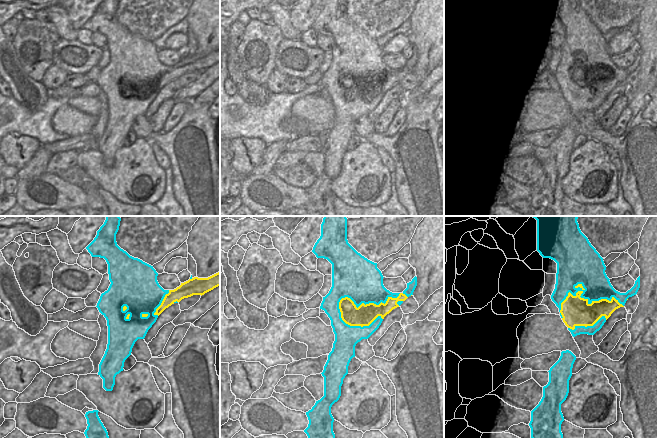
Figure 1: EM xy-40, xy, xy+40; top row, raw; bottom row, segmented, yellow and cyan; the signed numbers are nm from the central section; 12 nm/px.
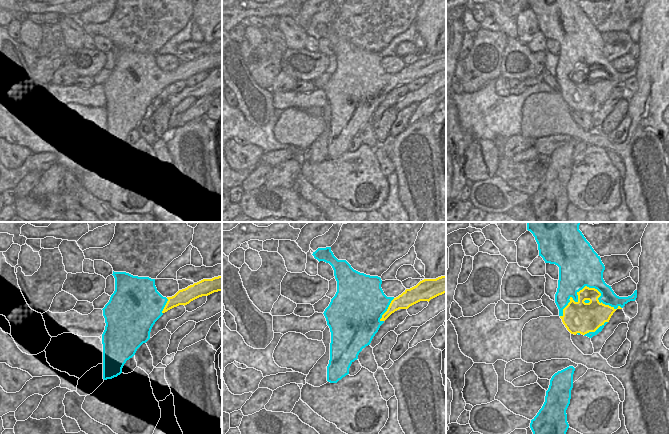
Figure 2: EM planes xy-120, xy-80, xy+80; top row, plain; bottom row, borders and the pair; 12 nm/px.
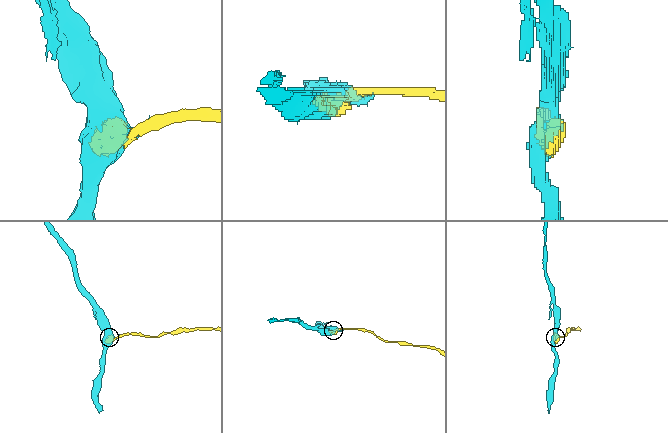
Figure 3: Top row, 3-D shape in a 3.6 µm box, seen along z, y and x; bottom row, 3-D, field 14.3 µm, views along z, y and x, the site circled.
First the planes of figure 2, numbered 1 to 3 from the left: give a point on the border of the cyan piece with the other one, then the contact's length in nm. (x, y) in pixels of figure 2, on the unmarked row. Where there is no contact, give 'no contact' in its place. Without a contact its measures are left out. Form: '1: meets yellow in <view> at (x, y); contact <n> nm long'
1: meets yellow in xy-120 at (165, 82); contact 200 nm long
2: meets yellow in xy-80 at (387, 86); contact 340 nm long
3: meets yellow in xy+80 at (587, 63); contact 750 nm long

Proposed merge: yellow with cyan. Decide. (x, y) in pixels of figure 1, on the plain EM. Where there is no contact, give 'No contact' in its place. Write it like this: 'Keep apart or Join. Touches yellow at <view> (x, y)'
Join. Touches yellow at xy (362, 79)

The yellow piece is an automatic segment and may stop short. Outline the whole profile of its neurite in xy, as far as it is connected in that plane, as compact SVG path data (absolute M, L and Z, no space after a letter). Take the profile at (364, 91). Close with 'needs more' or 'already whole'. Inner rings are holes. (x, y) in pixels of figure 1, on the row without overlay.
M321 0L321 12L312 28L317 34L327 35L332 40L332 63L323 73L320 85L324 86L331 96L335 117L321 149L324 153L324 172L306 188L309 200L304 208L309 216L335 216L331 183L341 172L343 155L348 150L351 135L355 133L356 120L362 115L368 115L379 104L387 90L413 71L417 53L407 59L407 64L402 69L387 66L377 39L362 32L348 19L347 0Z; needs more

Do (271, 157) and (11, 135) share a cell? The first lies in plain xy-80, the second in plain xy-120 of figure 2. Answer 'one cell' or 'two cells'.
two cells

